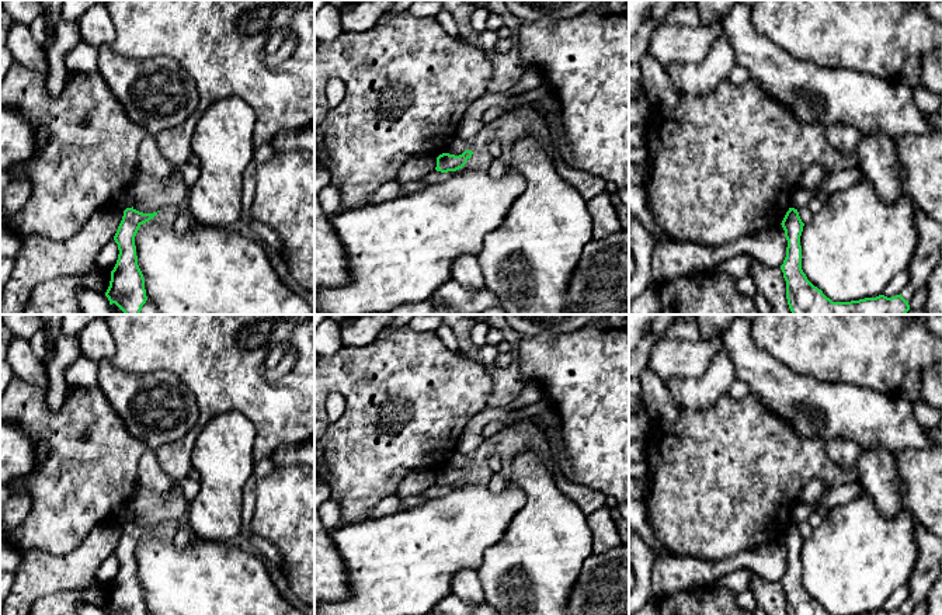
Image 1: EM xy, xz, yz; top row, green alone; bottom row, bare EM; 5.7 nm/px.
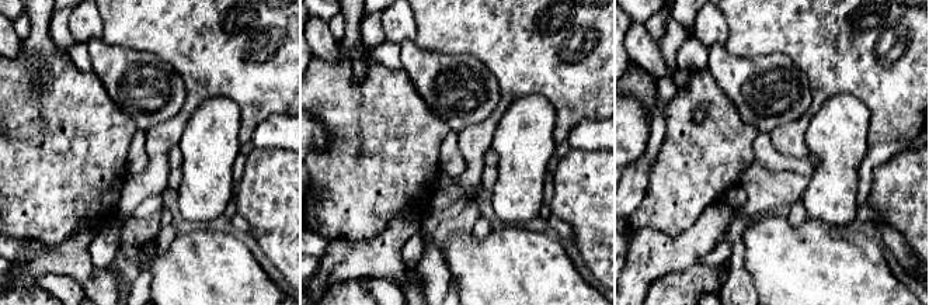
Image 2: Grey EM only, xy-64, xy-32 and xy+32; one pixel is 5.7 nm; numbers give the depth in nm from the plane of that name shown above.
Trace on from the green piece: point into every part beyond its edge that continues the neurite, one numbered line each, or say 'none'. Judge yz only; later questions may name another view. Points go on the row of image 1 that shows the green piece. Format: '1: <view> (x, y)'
1: yz (928, 252)

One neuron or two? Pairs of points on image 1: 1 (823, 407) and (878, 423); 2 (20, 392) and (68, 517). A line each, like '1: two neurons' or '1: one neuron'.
1: one neuron
2: one neuron

